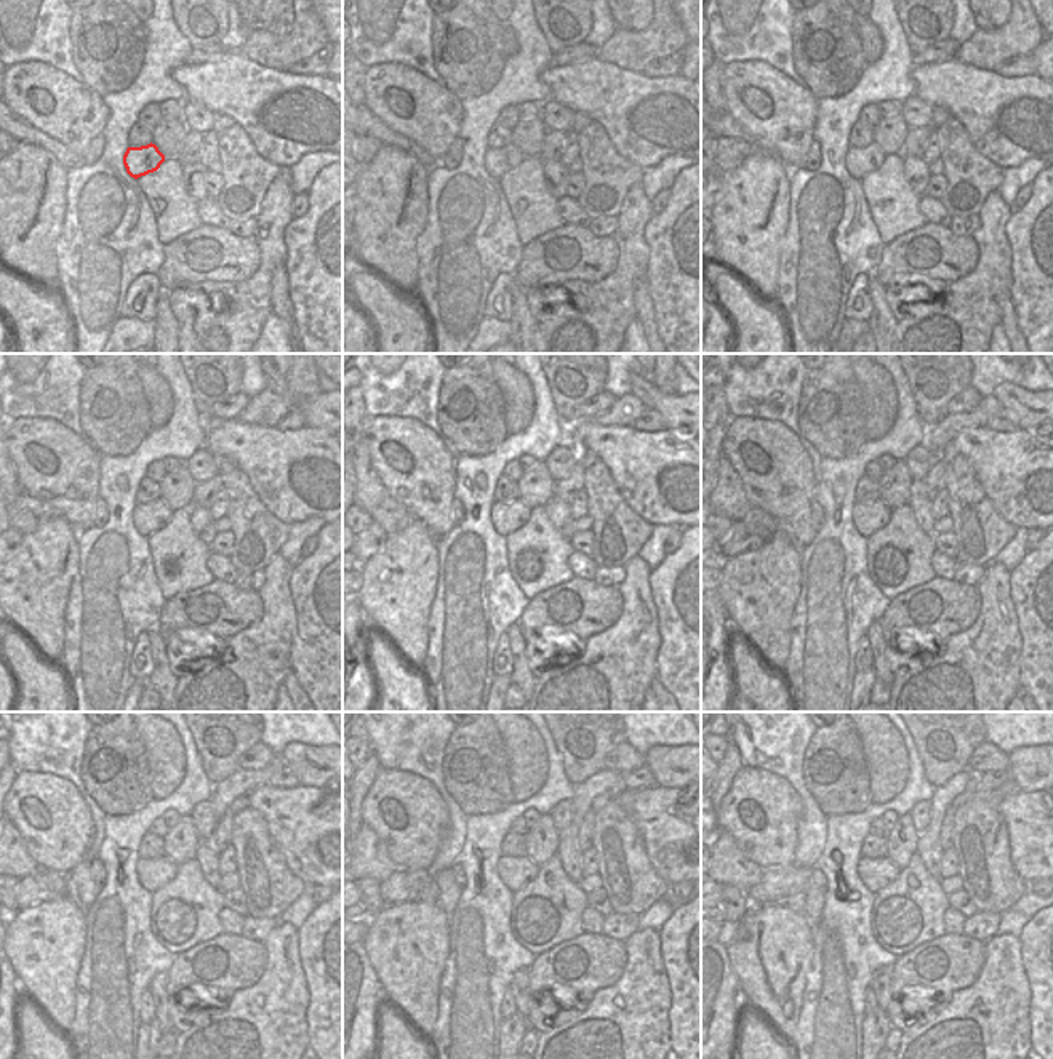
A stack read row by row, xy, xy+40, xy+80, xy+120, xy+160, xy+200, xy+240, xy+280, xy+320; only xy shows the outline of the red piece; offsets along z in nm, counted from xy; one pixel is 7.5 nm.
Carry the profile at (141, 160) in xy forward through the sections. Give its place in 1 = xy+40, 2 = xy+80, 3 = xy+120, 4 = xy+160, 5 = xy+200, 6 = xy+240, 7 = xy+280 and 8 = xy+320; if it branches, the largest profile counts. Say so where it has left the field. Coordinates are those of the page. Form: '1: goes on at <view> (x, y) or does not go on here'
1: goes on at xy+40 (498, 160)
2: goes on at xy+80 (860, 160)
3: goes on at xy+120 (151, 517)
4: goes on at xy+160 (508, 517)
5: goes on at xy+200 (868, 517)
6: goes on at xy+240 (154, 872)
7: goes on at xy+280 (516, 872)
8: goes on at xy+320 (876, 872)

